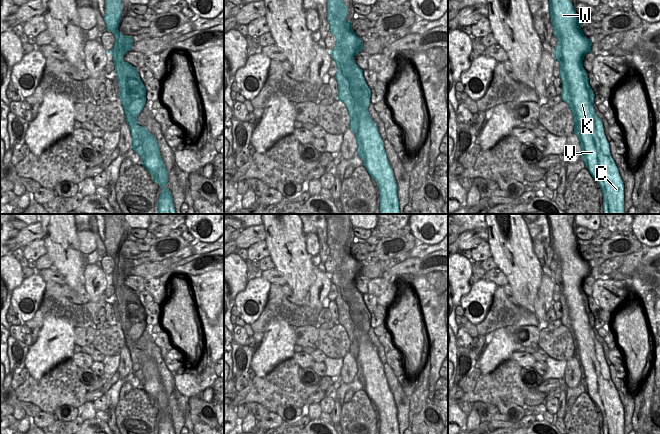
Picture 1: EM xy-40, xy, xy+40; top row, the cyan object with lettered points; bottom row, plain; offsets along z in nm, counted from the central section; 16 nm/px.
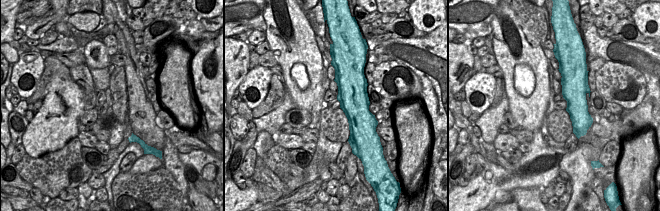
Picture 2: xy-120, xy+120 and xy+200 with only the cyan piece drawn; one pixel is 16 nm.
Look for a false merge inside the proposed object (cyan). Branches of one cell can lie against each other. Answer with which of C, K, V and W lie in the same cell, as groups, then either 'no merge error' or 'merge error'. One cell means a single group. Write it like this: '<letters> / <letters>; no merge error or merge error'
C K V W; no merge error

